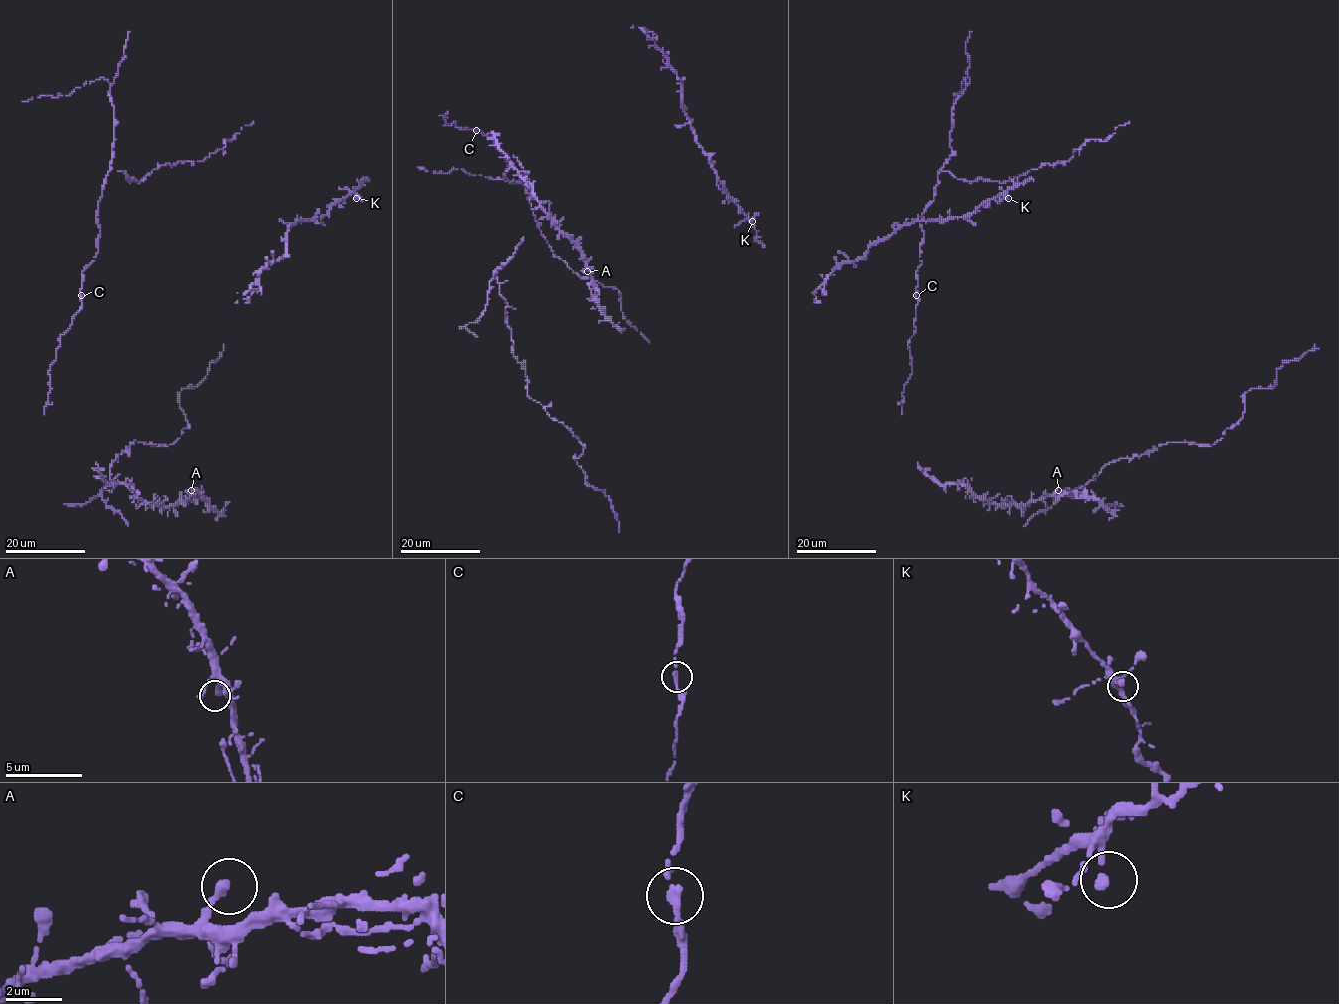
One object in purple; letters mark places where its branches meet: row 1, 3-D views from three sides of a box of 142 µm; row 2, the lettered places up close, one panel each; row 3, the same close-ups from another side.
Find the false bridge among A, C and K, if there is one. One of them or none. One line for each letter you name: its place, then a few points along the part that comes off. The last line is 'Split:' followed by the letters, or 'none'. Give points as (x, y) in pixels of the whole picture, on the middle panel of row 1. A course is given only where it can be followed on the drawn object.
Split: none

